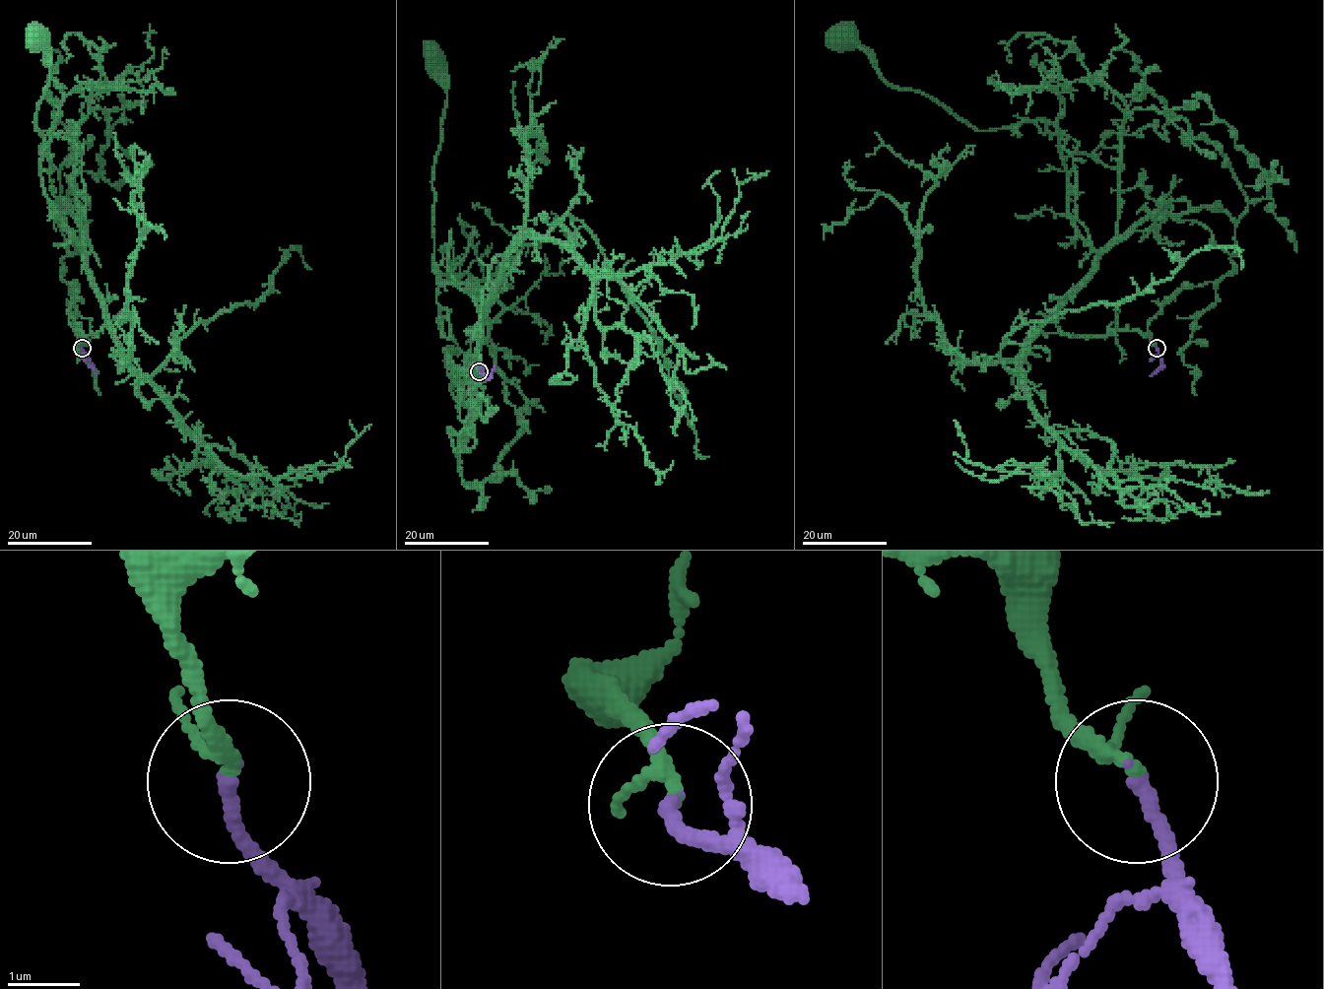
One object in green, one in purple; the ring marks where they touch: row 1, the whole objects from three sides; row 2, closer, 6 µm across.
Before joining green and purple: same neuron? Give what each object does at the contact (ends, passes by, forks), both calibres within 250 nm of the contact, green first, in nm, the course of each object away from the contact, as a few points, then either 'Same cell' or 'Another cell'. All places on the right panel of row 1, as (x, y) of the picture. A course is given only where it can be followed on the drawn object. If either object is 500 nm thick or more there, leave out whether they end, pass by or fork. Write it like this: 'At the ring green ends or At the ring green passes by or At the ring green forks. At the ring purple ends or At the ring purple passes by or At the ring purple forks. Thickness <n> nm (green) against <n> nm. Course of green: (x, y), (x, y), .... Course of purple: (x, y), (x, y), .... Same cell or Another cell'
At the ring green passes by. At the ring purple ends. Thickness 160 nm (green) against 200 nm. Course of green: (1157, 348), (1039, 329), (1095, 254), (1064, 133), (975, 130), (840, 36). Course of purple: (1157, 348), (1161, 364), (1150, 376). Same cell

